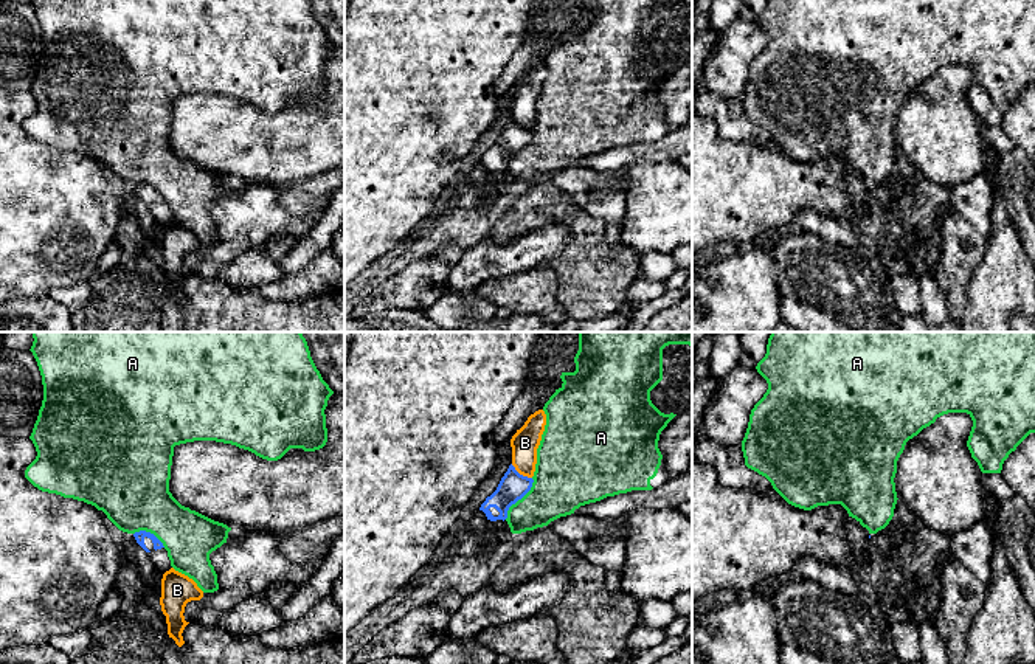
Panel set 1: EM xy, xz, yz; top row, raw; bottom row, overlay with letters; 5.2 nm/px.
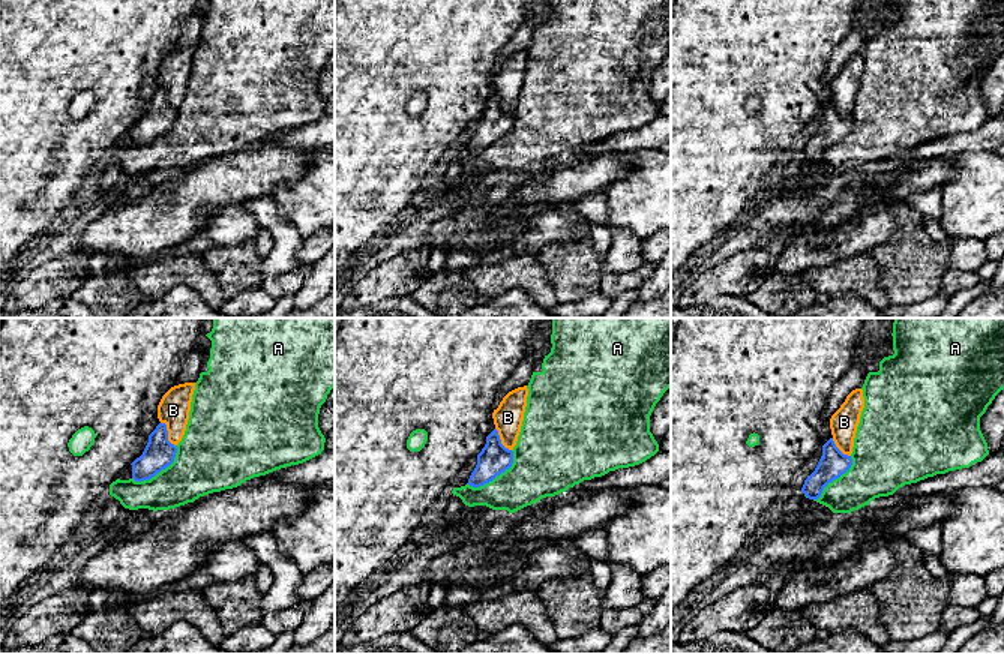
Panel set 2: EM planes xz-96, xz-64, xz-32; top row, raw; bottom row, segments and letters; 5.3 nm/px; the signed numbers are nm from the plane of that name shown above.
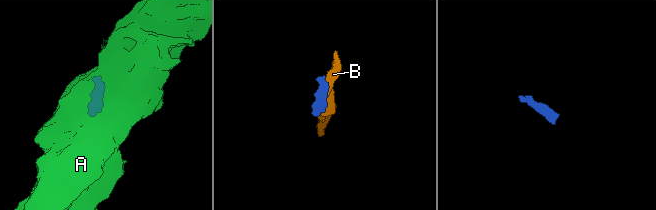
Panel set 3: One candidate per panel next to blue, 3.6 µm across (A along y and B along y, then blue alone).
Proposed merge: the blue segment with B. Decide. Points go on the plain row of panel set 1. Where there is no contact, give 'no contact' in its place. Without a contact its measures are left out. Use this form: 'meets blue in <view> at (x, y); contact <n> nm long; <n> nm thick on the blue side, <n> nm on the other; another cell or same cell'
meets blue in xz at (522, 127); contact 130 nm long; 140 nm thick on the blue side, 140 nm on the other; another cell

